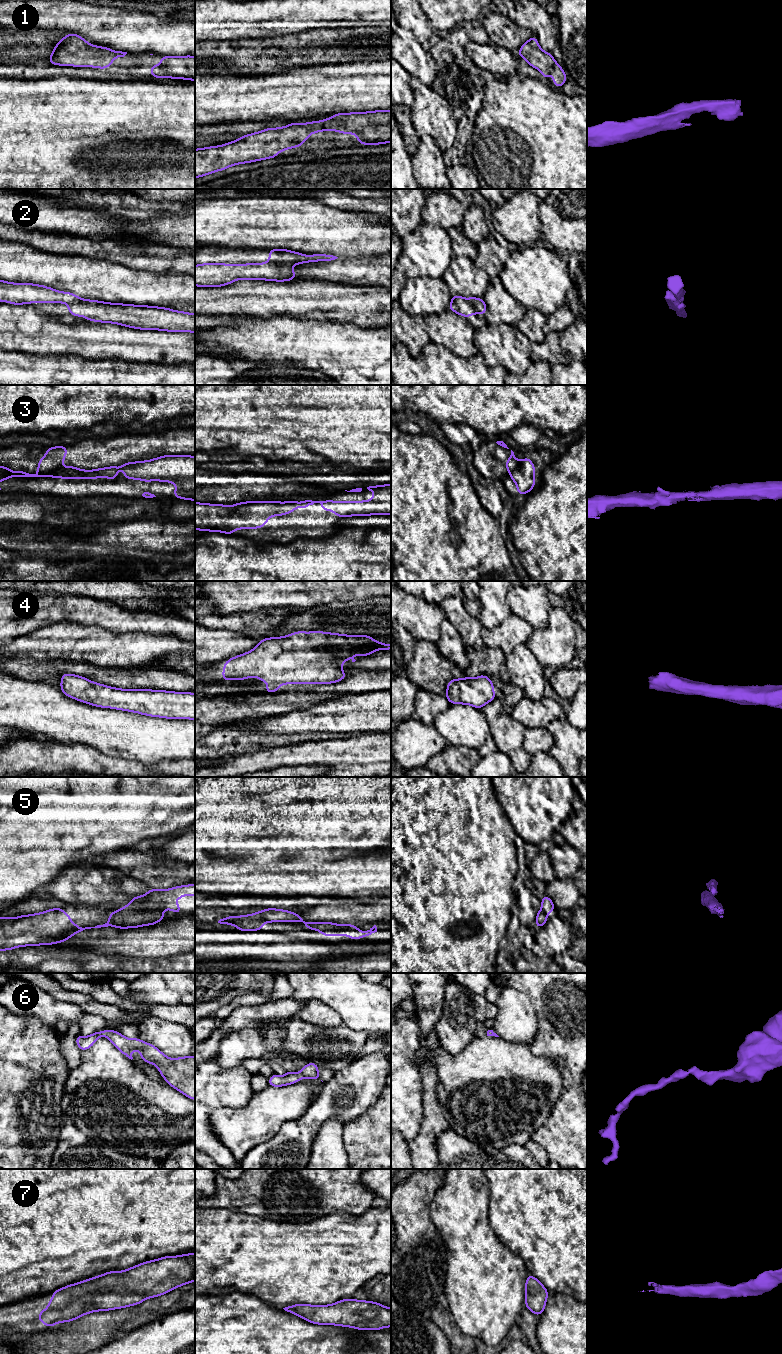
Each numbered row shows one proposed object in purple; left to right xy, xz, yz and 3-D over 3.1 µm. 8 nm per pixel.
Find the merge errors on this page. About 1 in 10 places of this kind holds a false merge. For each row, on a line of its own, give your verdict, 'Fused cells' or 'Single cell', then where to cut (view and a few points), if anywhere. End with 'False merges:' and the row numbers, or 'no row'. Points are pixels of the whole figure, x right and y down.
1: Single cell. No split
2: Single cell. No split
3: Fused cells. Split along xy (59, 466), (37, 473)
4: Single cell. No split
5: Single cell. No split
6: Single cell. No split
7: Single cell. No split
False merges: 3

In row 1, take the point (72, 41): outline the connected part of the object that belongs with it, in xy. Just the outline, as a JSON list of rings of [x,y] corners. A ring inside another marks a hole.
[[[68,33],[54,47],[48,60],[50,65],[107,69],[114,58],[124,57],[126,54],[127,52],[91,45],[81,36]]]

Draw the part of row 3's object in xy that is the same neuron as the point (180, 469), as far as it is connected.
[[[164,455],[152,460],[127,462],[121,466],[111,466],[95,470],[82,470],[74,466],[58,467],[42,474],[29,474],[23,471],[11,471],[0,466],[0,481],[11,477],[55,477],[64,479],[97,479],[100,477],[116,480],[116,473],[122,469],[126,476],[123,480],[137,479],[145,482],[172,482],[177,485],[174,493],[179,499],[195,501],[195,456]]]

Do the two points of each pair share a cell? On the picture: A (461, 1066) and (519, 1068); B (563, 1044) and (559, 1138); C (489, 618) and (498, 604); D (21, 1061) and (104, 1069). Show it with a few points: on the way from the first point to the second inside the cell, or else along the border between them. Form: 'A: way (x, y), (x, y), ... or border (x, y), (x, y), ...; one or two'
A: way (475, 1068), (505, 1068); one
B: way (572, 1067), (572, 1115); one
C: way (490, 615), (495, 607); one
D: border (68, 1074), (63, 1088); two

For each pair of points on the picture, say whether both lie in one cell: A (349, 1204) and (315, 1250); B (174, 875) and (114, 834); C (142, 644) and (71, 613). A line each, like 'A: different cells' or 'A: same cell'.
A: different cells
B: different cells
C: different cells

